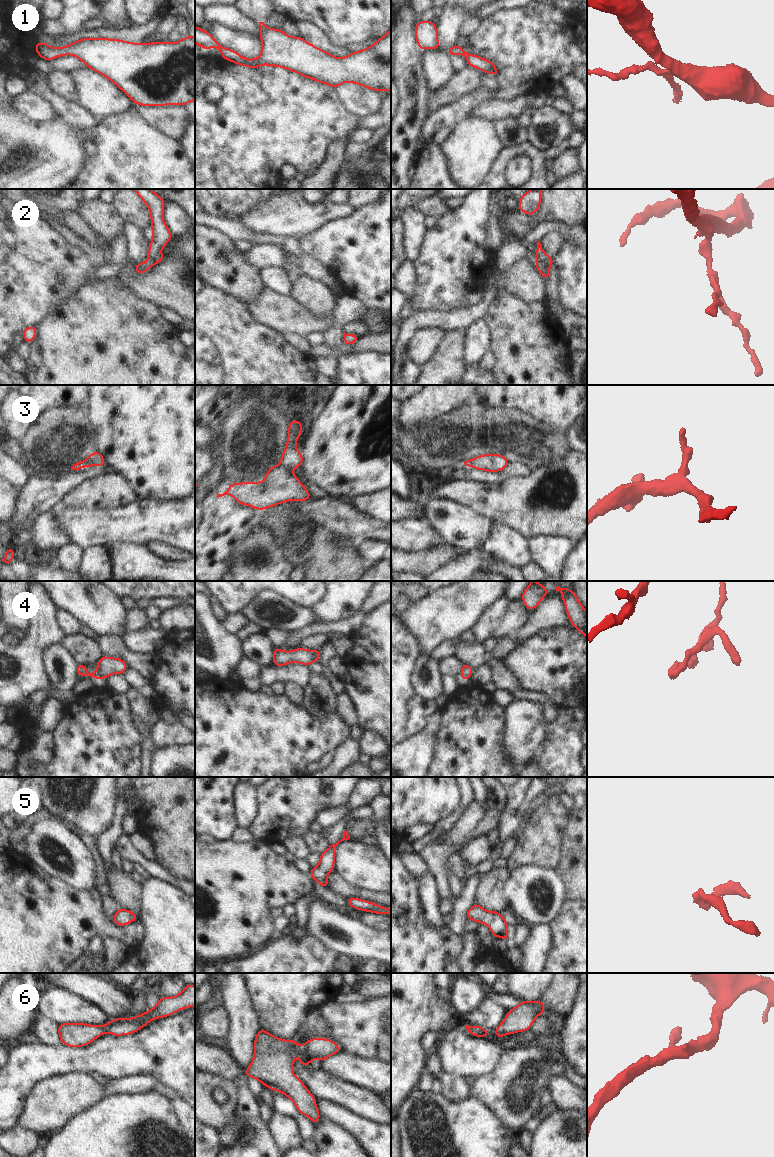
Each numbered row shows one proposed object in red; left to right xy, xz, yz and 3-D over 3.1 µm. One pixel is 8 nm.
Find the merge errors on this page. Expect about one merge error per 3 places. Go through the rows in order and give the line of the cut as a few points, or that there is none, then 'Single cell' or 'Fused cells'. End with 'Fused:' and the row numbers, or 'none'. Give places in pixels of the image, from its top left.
1: No split. Single cell
2: Split along yz (535, 253), (548, 270), (545, 276). Fused cells
3: Split along xz (280, 464), (291, 469). Fused cells
4: No split. Single cell
5: No split. Single cell
6: No split. Single cell
Fused: 2, 3.

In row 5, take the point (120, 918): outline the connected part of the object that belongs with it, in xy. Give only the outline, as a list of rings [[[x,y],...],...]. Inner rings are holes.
[[[124,908],[116,911],[113,916],[113,922],[118,926],[125,926],[136,920],[138,920],[137,914]]]

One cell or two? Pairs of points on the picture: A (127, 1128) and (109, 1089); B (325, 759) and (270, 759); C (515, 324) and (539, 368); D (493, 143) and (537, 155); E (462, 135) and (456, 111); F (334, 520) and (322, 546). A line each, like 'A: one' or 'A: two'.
A: two
B: two
C: one
D: two
E: two
F: two

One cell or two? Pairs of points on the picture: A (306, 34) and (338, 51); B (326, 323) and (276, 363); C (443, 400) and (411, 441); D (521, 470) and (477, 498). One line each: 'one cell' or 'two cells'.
A: one cell
B: two cells
C: two cells
D: two cells

